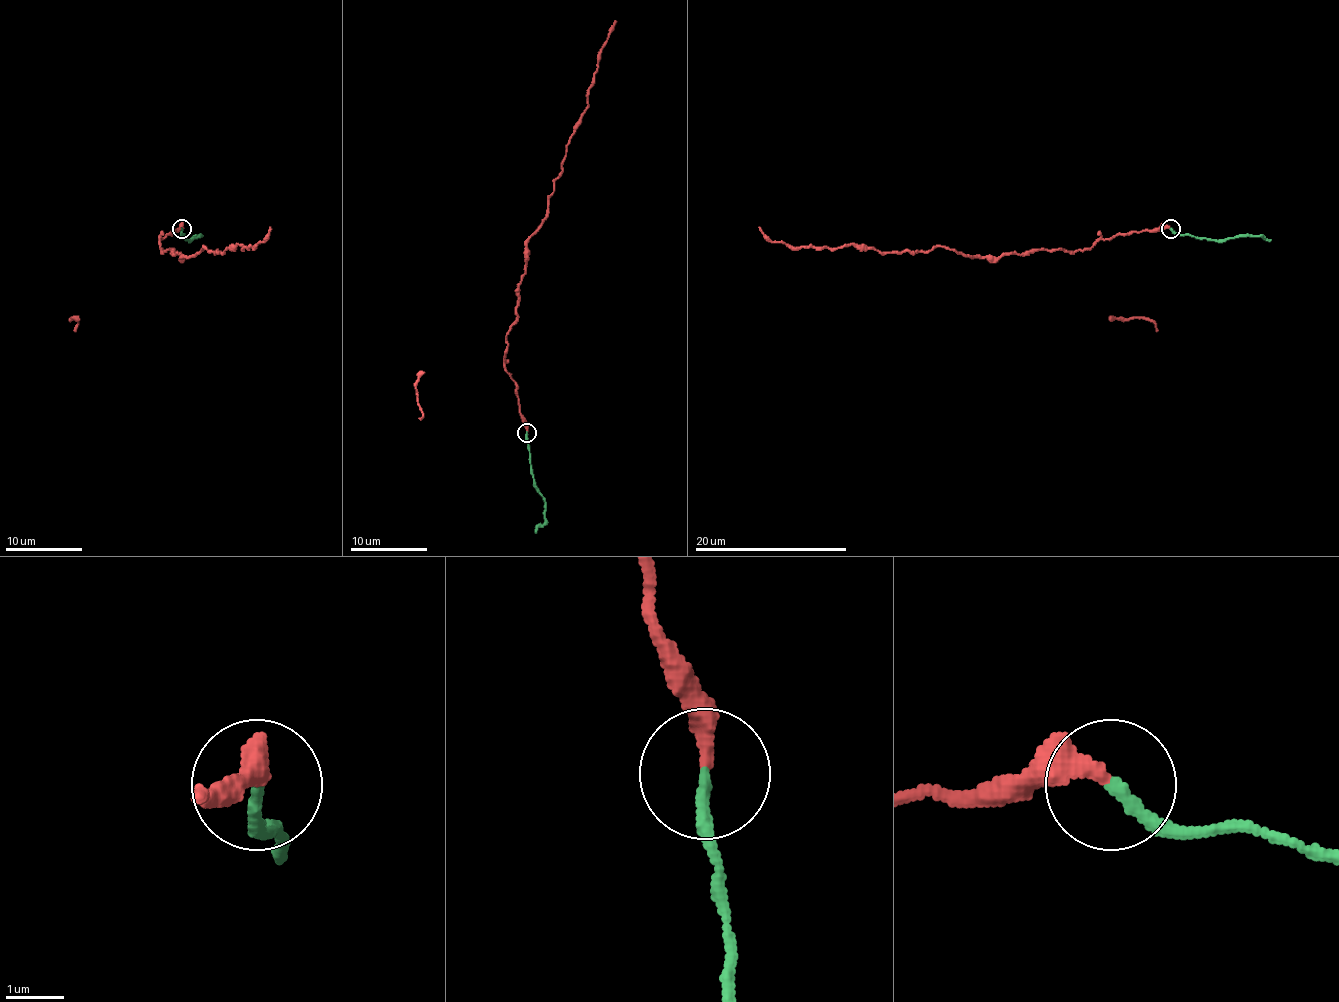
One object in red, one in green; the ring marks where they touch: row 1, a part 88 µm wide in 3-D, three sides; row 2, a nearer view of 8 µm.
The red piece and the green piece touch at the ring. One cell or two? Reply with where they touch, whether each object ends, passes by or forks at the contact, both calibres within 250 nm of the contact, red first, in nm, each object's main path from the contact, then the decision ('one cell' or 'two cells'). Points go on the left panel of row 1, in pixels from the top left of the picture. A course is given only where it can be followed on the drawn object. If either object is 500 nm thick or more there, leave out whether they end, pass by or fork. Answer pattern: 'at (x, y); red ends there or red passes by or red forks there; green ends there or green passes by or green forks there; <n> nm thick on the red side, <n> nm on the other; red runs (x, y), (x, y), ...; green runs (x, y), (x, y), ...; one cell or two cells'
at (181, 229); red ends there; green ends there; 280 nm thick on the red side, 200 nm on the other; red runs (181, 229), (160, 239), (162, 252), (181, 258), (204, 246), (221, 252), (255, 246), (271, 227); green runs (181, 229), (187, 239), (200, 235), (191, 241); two cells

